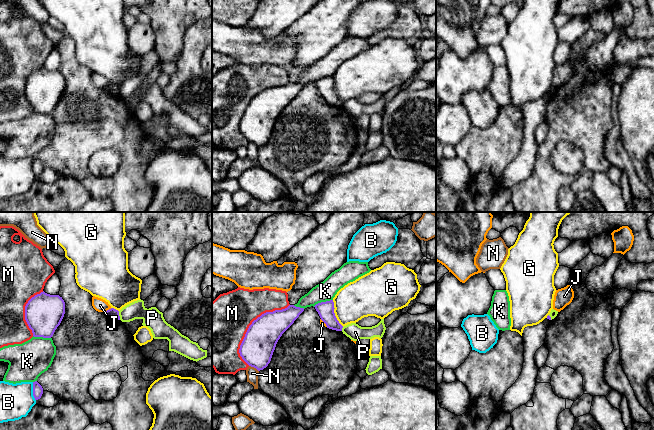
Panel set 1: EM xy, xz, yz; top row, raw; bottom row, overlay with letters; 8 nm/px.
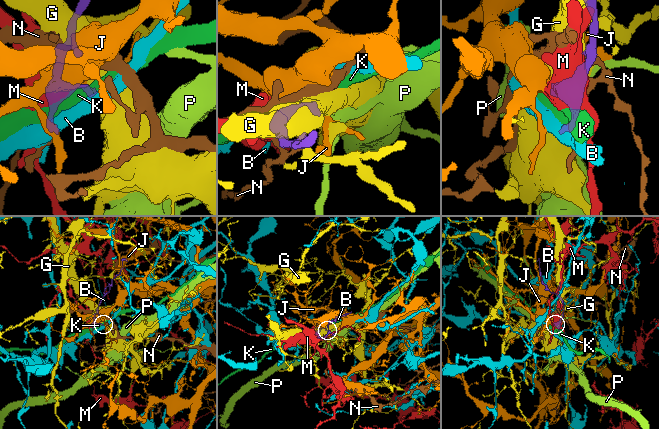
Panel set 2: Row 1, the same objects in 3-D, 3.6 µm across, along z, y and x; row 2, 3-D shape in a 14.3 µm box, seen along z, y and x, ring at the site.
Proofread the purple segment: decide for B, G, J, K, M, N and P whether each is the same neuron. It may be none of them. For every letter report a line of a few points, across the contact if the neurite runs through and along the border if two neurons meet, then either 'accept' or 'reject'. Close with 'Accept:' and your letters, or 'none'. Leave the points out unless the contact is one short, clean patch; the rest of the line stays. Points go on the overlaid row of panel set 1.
B: line xy (32, 382), (32, 395), (35, 400); reject
G: reject
J: line xy (111, 308), (103, 312); reject
K: reject
M: reject
N: reject
P: line xy (118, 311), (120, 319); reject
Accept: none

